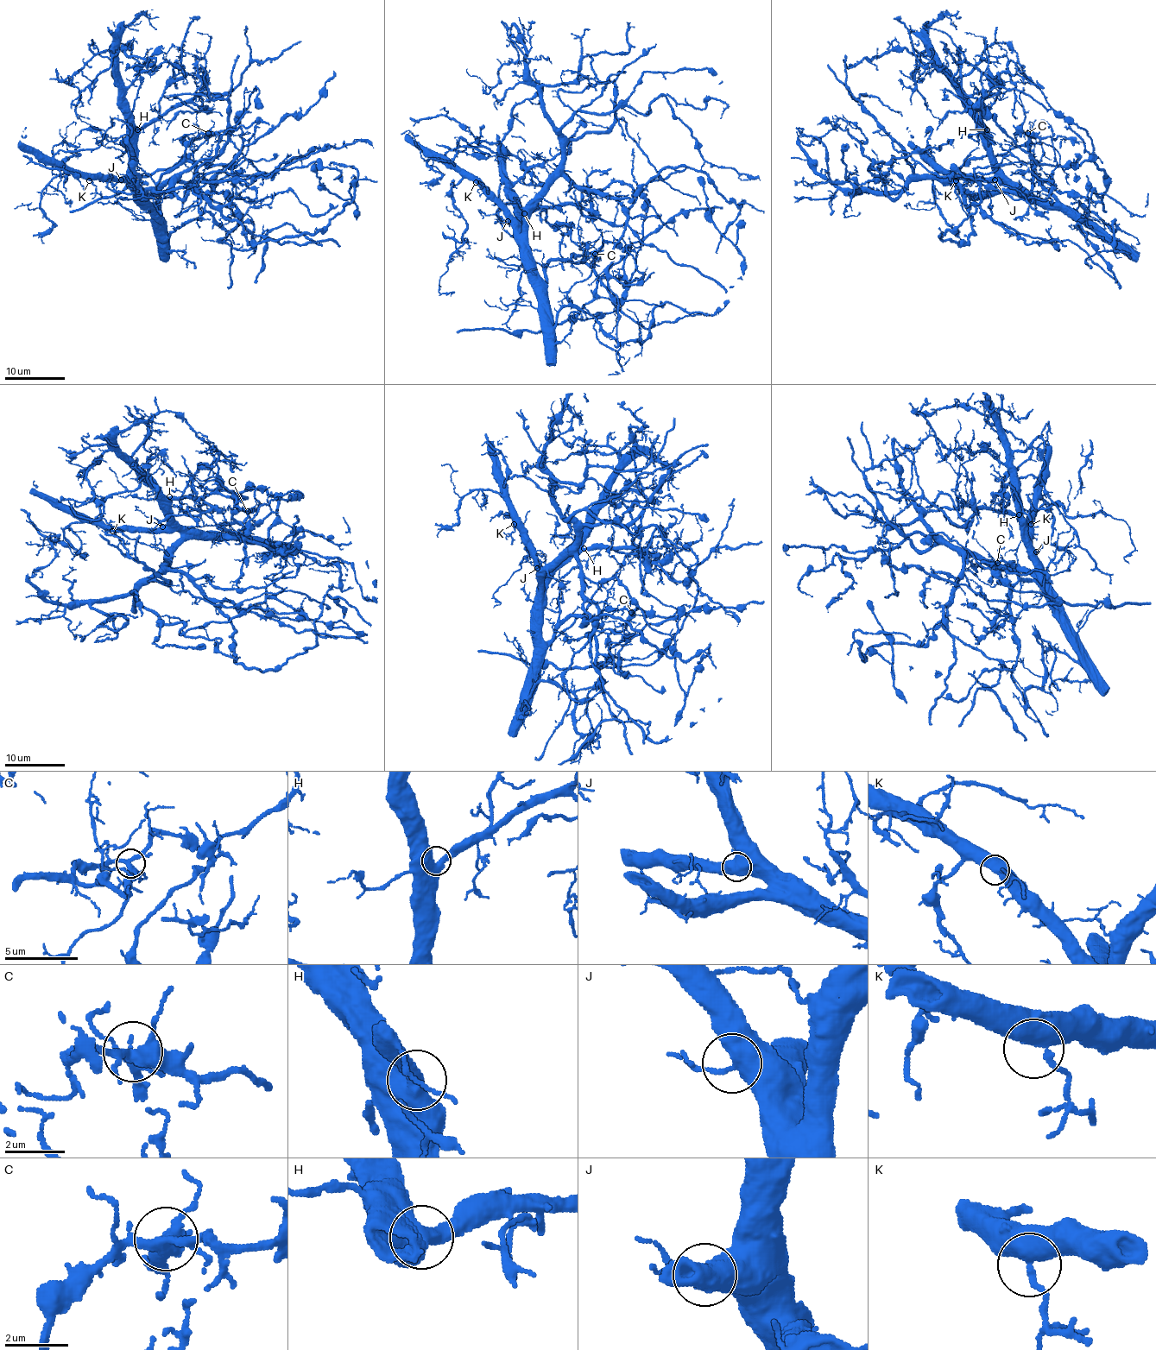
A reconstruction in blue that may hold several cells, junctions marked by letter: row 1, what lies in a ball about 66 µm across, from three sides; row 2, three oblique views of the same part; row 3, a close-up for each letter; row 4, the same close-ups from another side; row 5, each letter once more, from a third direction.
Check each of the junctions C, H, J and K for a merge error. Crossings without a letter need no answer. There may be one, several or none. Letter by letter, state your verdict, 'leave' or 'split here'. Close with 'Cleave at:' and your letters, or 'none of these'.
C: leave
H: leave
J: leave
K: leave
Cleave at: none of these

